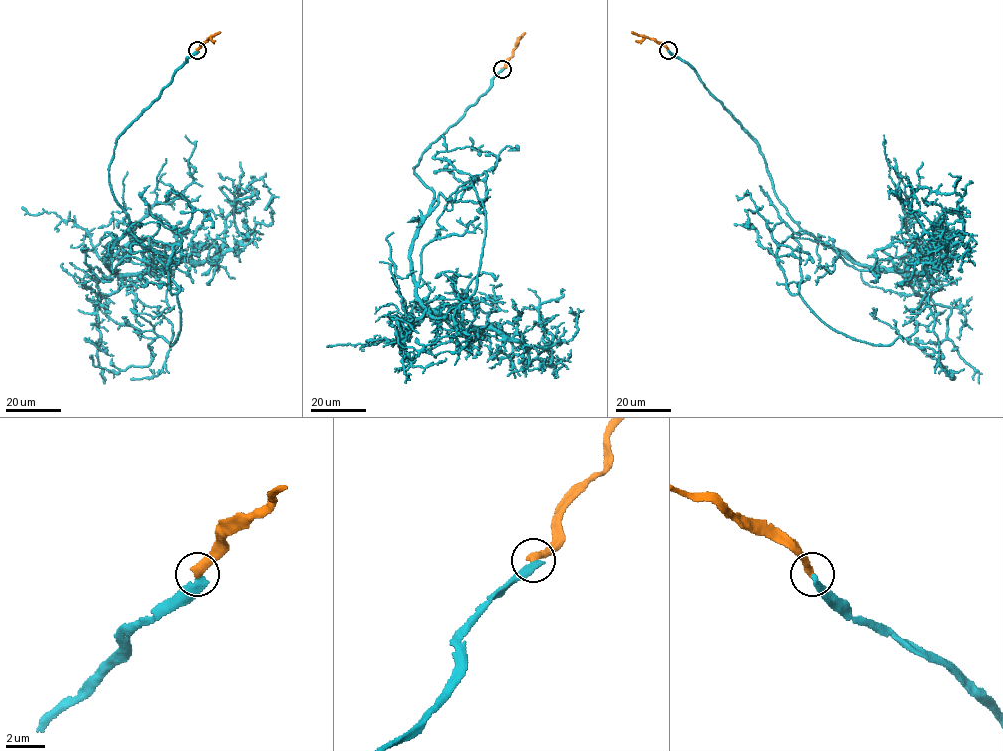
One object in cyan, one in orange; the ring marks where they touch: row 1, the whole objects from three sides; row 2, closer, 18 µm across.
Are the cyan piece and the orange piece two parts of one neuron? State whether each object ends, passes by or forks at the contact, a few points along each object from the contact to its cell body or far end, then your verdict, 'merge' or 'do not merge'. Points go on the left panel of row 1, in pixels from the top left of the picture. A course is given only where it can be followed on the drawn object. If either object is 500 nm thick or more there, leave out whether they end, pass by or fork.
cyan ends | orange ends | cyan via (197, 50), (117, 140), (109, 183), (128, 227), (107, 266), (162, 274), (215, 259), (244, 192), (218, 173) | orange via (197, 50), (219, 31) | do not merge

